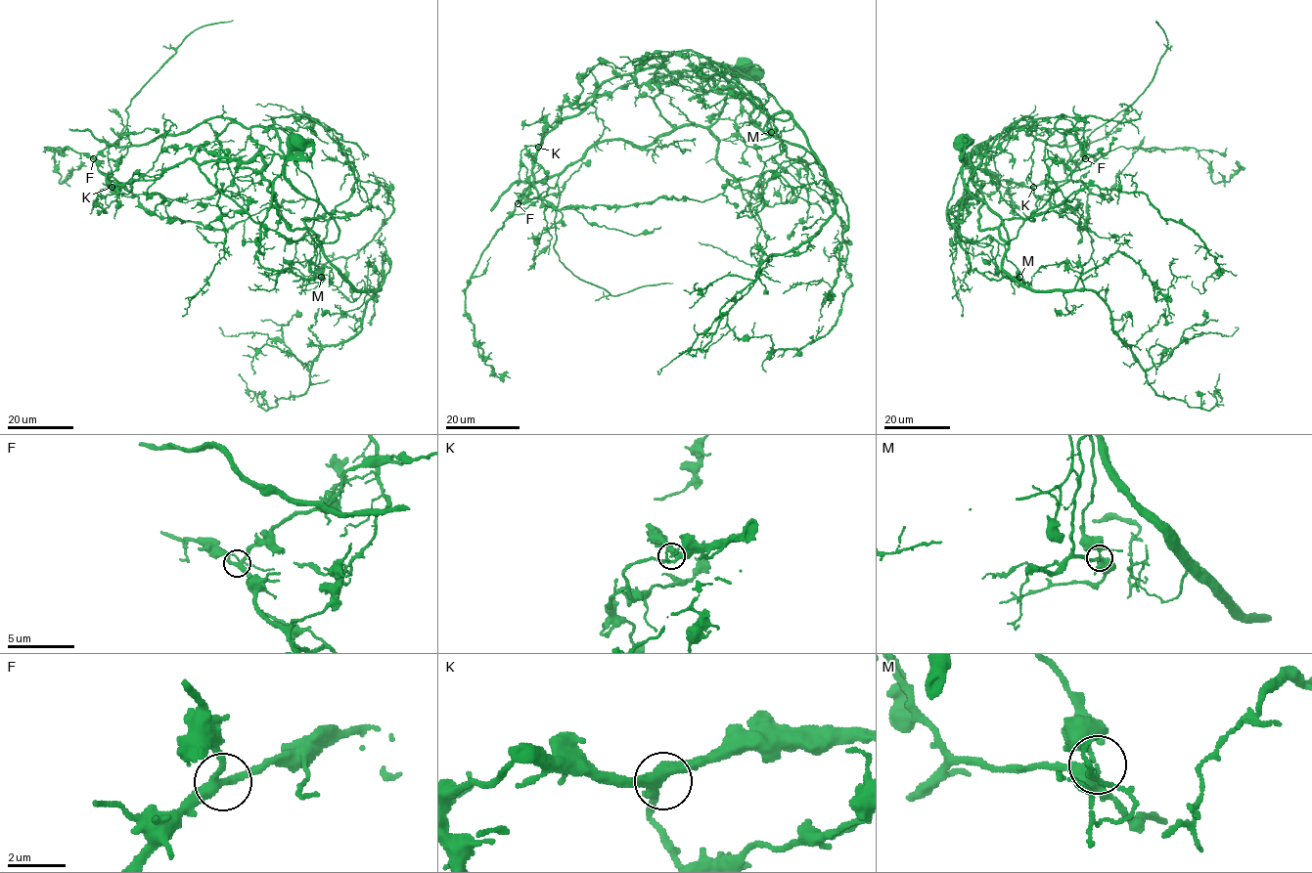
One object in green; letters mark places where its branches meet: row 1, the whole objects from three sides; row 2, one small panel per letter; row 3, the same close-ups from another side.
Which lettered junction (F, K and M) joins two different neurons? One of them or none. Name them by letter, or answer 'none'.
M

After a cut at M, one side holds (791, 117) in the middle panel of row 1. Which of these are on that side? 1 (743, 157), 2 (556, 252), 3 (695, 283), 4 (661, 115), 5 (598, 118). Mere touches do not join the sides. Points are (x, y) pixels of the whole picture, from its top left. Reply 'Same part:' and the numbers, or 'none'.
Same part: 1, 3

